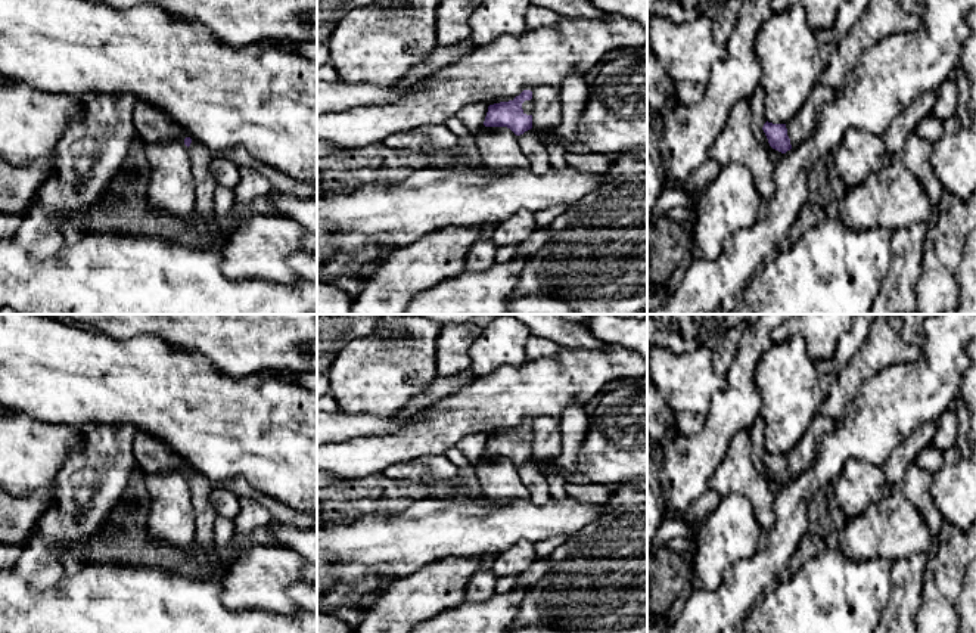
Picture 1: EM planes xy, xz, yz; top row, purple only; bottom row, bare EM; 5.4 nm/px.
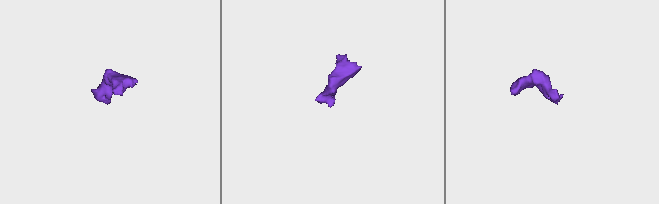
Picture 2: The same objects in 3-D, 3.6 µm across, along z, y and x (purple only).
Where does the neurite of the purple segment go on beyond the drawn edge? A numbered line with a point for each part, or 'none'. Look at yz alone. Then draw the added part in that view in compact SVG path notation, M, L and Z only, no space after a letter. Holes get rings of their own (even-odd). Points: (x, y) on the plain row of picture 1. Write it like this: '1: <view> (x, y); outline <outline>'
1: yz (799, 459); outline M820 412L817 413L815 421L805 431L799 443L786 453L792 478L799 477L811 468L812 462L817 459L820 438L824 434L832 432L836 426L836 419L832 419Z

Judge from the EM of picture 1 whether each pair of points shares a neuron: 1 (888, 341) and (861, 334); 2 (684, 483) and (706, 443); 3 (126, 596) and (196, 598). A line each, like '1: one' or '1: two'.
1: two
2: one
3: one

